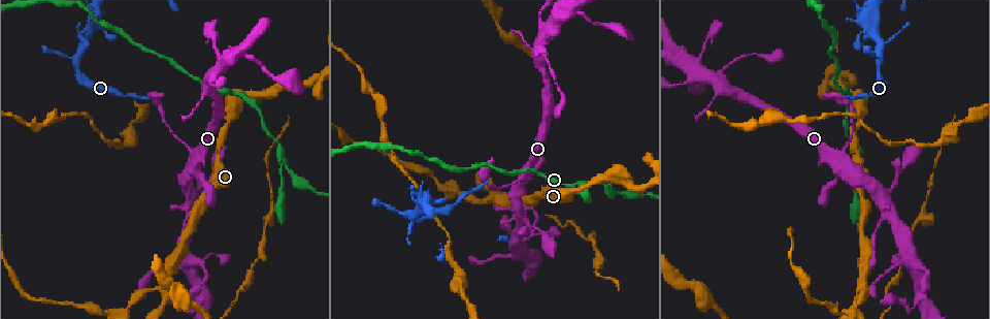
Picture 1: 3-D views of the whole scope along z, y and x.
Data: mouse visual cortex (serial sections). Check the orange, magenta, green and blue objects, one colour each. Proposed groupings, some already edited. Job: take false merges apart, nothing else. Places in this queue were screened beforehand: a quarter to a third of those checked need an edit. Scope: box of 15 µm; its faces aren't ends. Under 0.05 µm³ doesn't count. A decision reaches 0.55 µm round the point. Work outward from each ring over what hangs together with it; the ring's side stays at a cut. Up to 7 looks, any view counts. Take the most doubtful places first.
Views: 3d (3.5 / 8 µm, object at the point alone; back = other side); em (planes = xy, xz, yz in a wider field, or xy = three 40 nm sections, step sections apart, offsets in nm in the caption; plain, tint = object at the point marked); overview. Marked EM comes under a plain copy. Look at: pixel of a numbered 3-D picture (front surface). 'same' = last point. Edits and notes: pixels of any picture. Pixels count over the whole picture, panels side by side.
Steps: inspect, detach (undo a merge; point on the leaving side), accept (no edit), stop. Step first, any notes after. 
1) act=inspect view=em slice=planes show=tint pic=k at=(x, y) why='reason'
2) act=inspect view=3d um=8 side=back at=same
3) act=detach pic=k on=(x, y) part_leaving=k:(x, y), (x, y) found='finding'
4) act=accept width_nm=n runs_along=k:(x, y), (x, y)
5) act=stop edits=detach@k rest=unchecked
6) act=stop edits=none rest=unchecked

act=inspect view=3d um=3.5 pic=1 at=(210, 254) why='narrows sharply'

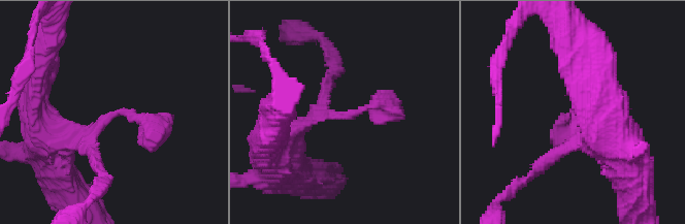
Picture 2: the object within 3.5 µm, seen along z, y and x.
act=inspect view=em slice=xy step=5 show=tint pic=2 at=(339, 115)

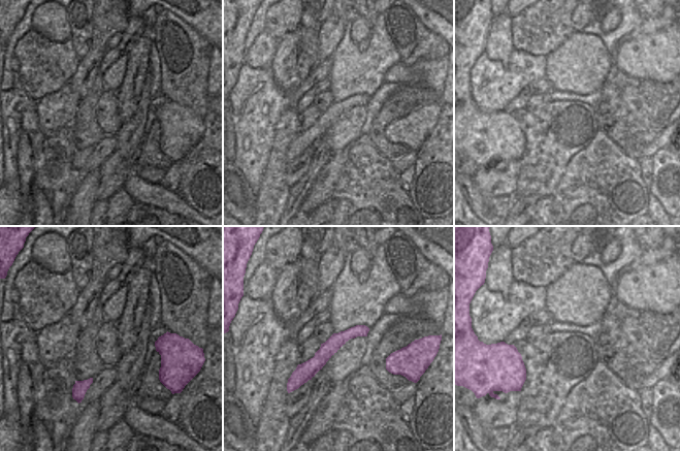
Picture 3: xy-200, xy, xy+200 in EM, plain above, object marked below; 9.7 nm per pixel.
act=accept arms=3 runs_along=2:(287, 133), (315, 113), (394, 113) found='all the same cell'

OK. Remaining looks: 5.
act=inspect view=3d um=3.5 pic=1 at=(89, 32) why='side arm on a straight run'

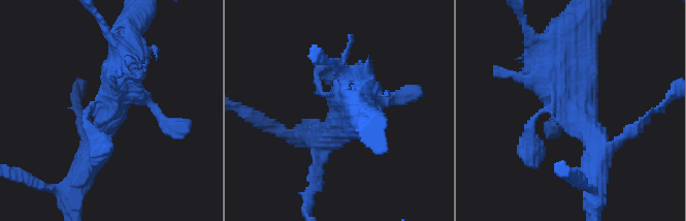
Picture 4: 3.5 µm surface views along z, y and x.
act=inspect view=em slice=xy step=1 show=tint pic=4 at=(113, 108)

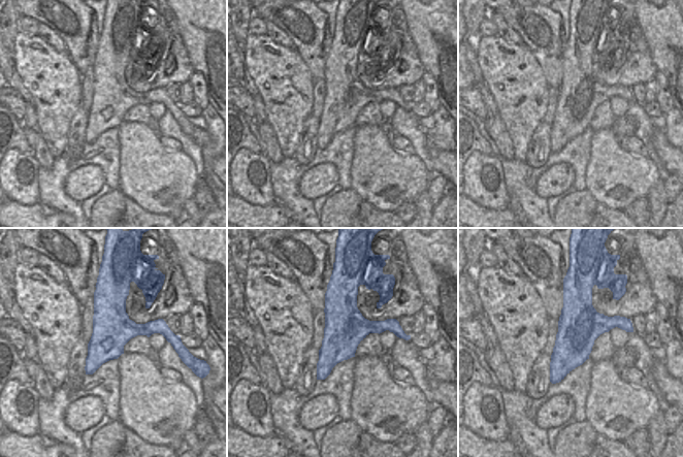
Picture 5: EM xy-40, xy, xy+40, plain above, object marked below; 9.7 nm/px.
act=accept runs_along=4:(594, 164), (597, 139), (536, 51) found='all the same cell'

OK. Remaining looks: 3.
act=inspect view=3d um=3.5 pic=1 at=(251, 100) why='branch point'

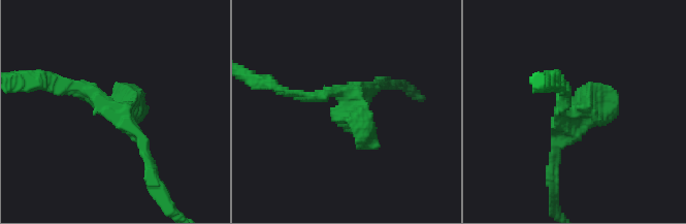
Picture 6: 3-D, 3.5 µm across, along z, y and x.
act=accept runs_along=6:(51, 84), (111, 109), (149, 163) found='one cell here'

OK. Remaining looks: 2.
act=stop edits=none rest=unchecked

